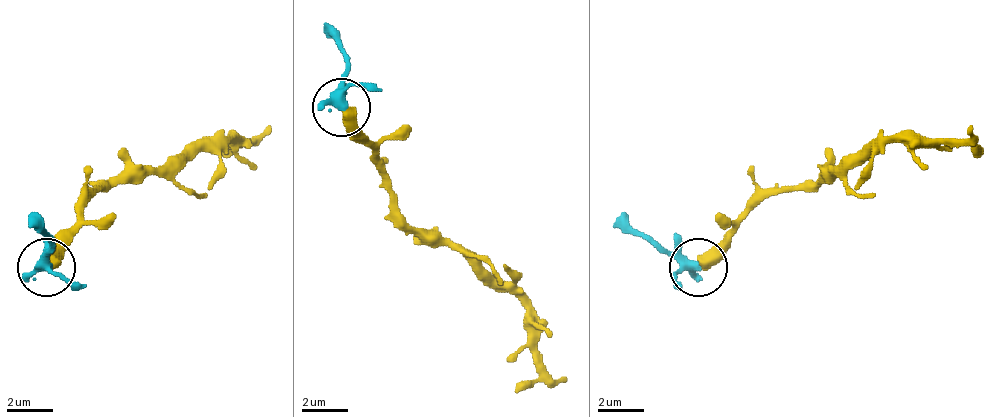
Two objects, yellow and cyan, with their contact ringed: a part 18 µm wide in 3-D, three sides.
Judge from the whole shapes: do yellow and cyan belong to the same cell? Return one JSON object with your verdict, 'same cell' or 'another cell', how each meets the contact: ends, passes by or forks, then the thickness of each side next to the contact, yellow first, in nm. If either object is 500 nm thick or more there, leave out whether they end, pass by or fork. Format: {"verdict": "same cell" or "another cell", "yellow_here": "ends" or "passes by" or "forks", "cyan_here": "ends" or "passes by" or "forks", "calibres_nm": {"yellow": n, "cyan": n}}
{"verdict": "same cell", "yellow_here": "ends", "cyan_here": "passes by", "calibres_nm": {"yellow": 480, "cyan": 360}}

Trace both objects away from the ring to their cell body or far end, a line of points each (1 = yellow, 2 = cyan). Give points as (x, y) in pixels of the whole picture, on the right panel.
1: (699, 266), (751, 208), (798, 190), (897, 144), (967, 144), (984, 155)
2: (699, 266), (612, 225)

